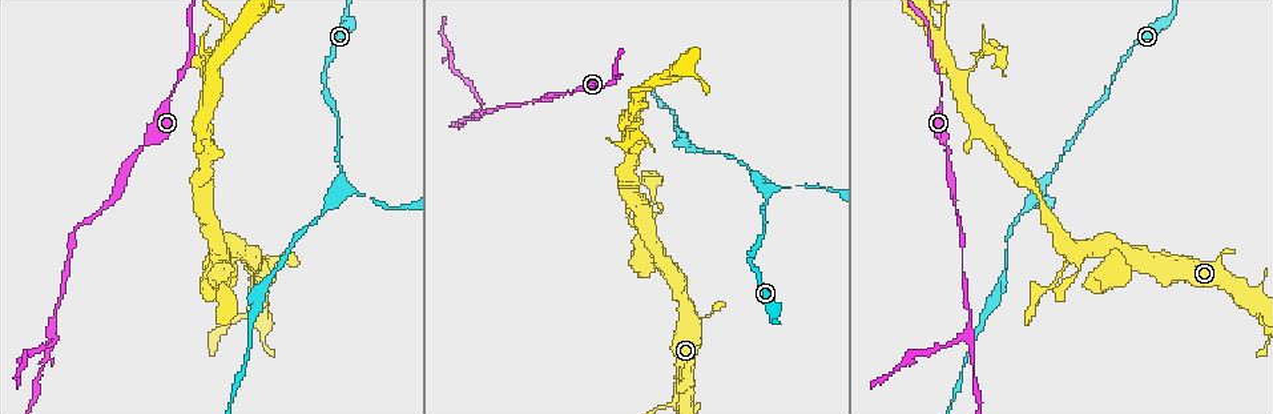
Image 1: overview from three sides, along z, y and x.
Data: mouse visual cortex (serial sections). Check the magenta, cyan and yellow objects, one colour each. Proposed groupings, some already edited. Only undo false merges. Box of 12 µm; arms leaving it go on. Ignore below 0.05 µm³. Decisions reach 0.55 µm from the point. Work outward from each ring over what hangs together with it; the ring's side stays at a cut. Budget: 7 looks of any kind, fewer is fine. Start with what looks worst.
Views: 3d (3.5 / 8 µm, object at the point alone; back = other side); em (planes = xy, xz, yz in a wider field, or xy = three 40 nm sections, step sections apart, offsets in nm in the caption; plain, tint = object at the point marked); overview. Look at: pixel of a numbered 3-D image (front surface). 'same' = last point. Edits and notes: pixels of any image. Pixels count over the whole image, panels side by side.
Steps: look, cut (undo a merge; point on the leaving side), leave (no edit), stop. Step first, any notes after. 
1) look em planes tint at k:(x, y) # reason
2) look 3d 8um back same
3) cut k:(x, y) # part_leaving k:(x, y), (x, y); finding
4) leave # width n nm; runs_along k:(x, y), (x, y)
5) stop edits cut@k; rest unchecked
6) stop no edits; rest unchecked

look 3d 8um at 1:(52, 335) # sharp bend

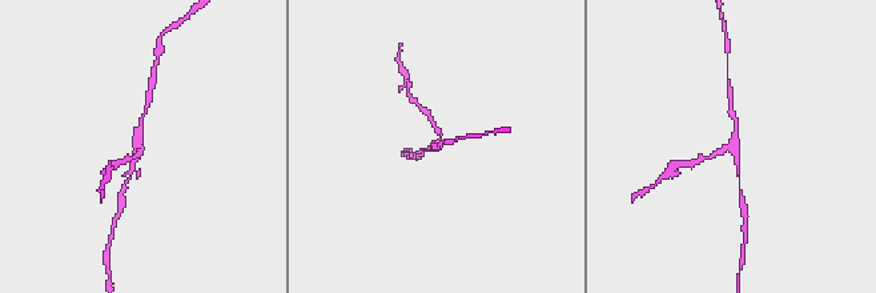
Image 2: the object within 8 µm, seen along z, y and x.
look 3d 3.5um at 2:(731, 143)

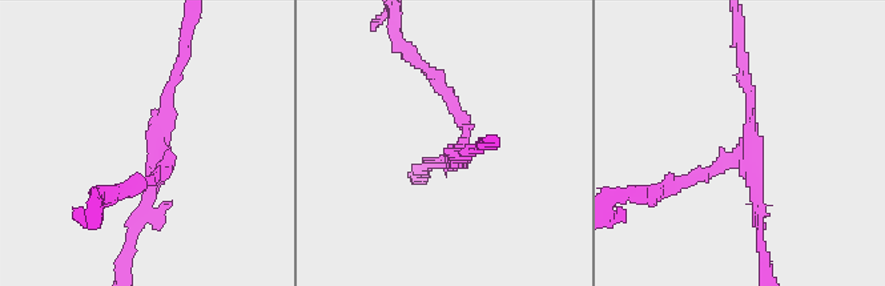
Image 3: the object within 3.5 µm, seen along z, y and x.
look em xy step 5 tint at 3:(157, 149)

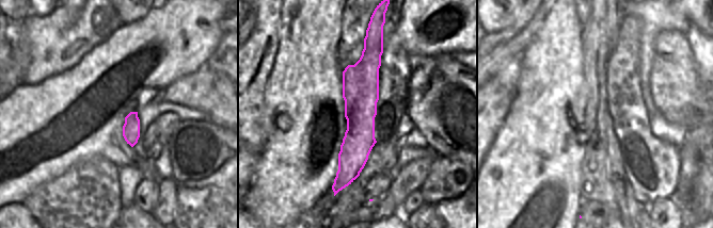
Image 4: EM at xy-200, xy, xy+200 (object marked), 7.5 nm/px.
cut 3:(695, 174) # arm_widths 150, 150, 150 nm; part_leaving 3:(737, 158), (646, 196); two cells meet here

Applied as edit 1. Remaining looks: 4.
look overview

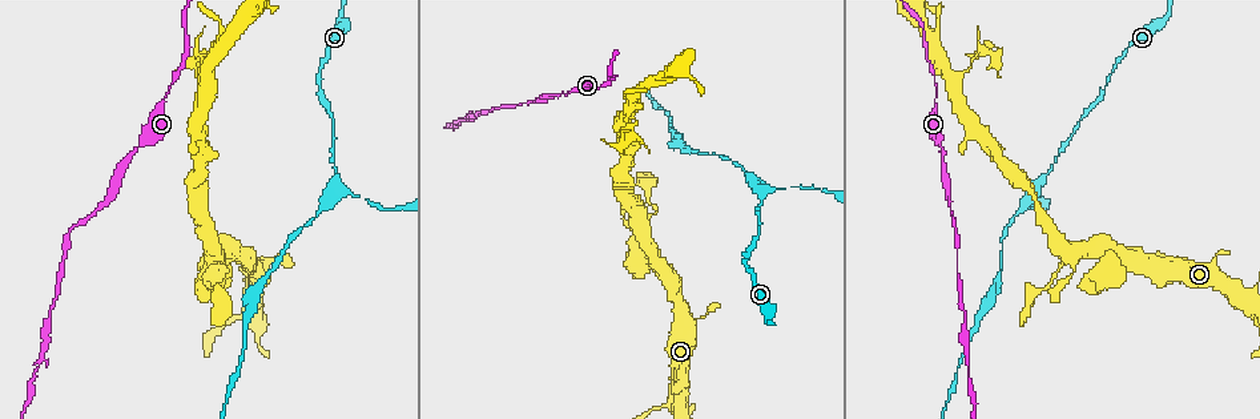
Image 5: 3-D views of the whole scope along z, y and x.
look 3d 3.5um back at 5:(970, 62) # a narrow waist

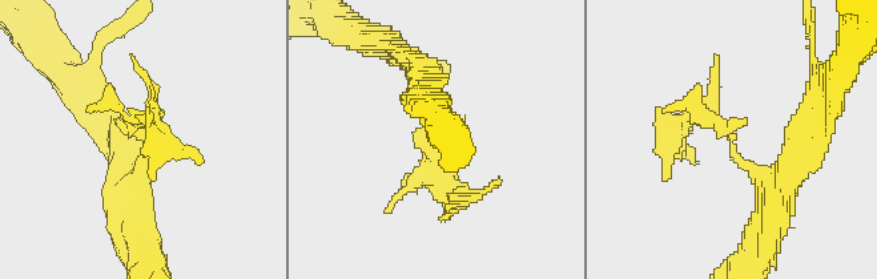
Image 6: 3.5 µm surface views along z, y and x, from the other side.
leave # runs_along 6:(772, 209), (707, 110), (676, 134); all the same cell

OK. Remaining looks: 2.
look 3d 3.5um at 5:(332, 183) # branch point

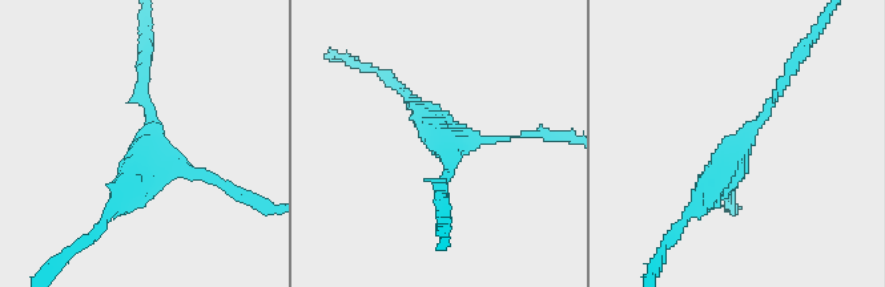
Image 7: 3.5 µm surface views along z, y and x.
look em xy step 2 tint at 7:(736, 149) # arms 3; arm_widths 100, 150, 300 nm; need the tissue

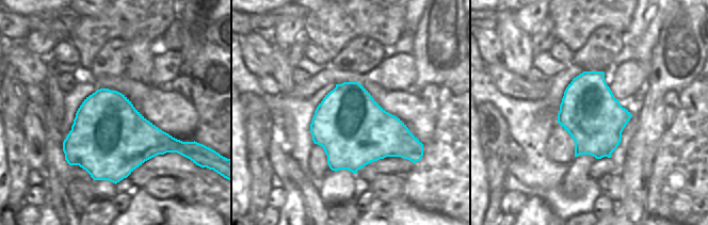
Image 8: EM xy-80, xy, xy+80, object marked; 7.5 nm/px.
leave # width 550 nm; runs_along 7:(788, 76), (690, 214); continuous, no second cell

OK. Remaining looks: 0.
stop edits cut@3; rest unchecked

